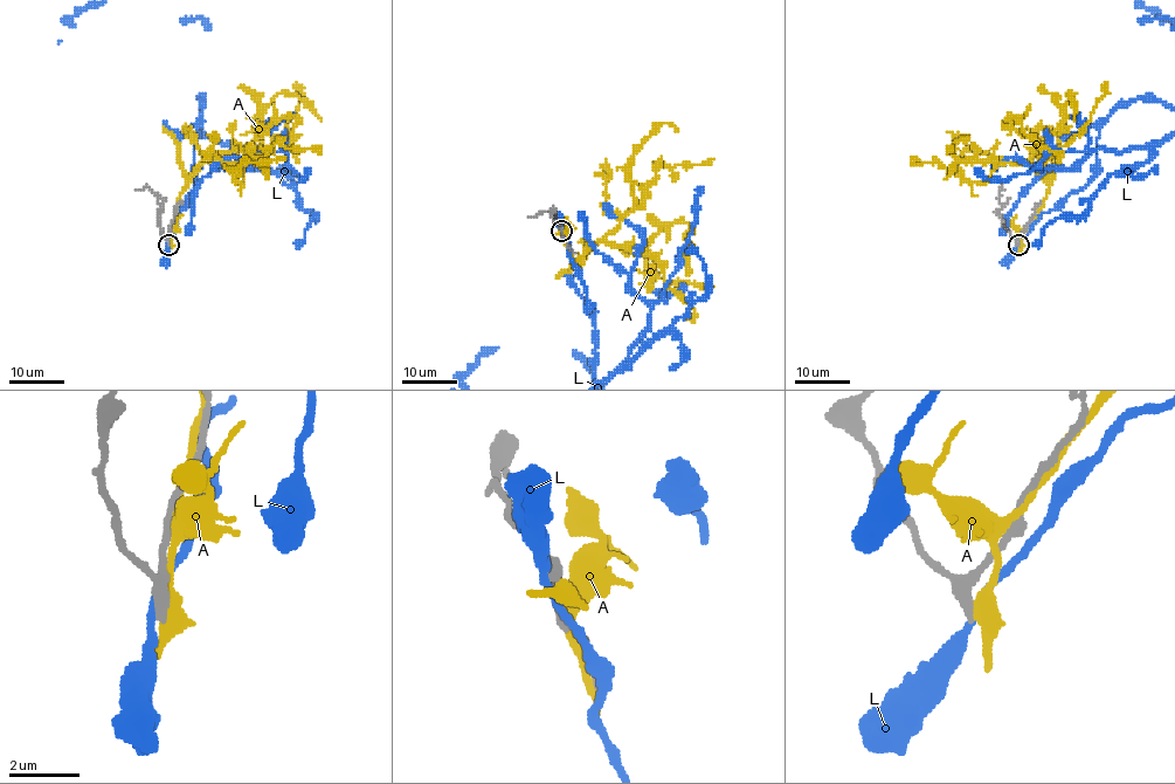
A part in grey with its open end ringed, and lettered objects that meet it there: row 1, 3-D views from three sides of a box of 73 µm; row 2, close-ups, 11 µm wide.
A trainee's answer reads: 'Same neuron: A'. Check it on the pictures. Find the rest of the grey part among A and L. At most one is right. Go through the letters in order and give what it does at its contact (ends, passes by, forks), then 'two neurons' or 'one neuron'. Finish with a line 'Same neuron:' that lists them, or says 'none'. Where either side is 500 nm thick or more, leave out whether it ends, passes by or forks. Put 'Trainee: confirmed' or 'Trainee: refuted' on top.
Trainee: refuted
A: it passes by; two neurons
L: it passes by; two neurons
Same neuron: none

